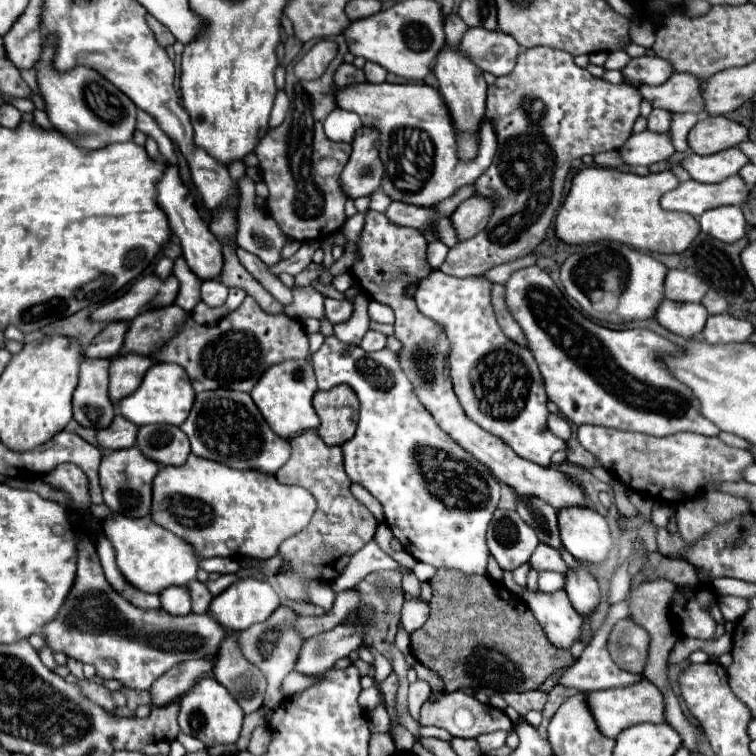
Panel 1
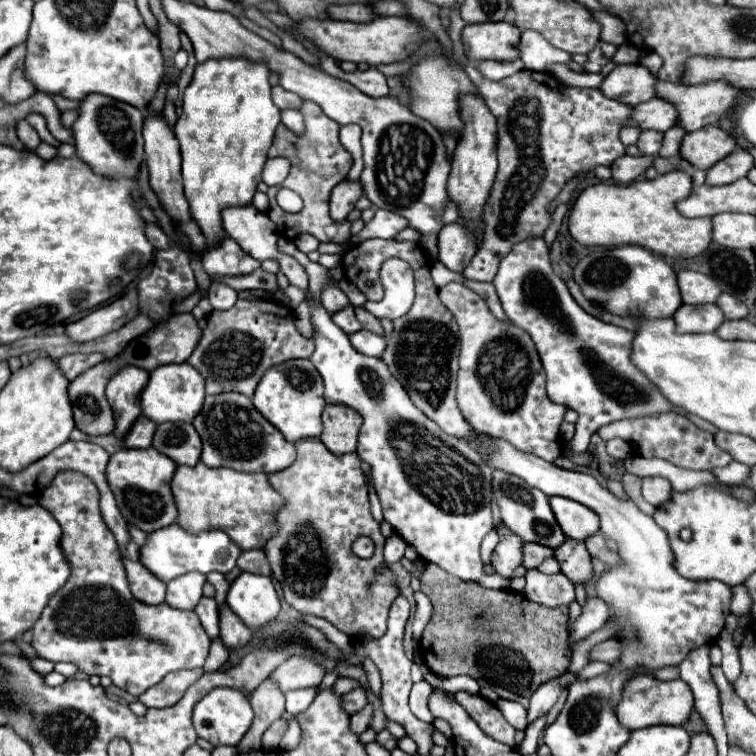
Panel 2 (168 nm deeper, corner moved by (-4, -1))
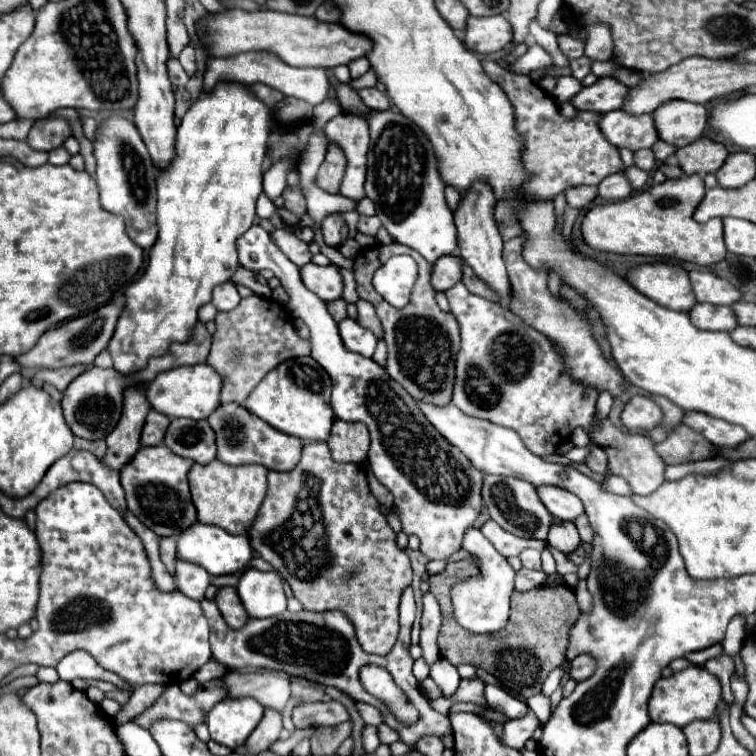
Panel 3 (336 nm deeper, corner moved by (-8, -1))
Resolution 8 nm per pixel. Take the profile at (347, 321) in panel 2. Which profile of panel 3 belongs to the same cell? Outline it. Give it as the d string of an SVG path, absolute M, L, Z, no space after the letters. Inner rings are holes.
M336 299L332 303L326 303L328 313L334 317L334 321L342 321L346 317L346 301L344 299Z

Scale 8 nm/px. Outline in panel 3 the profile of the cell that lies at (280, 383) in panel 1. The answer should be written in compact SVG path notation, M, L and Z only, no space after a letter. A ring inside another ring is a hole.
M294 357L274 367L260 381L258 387L248 395L244 407L282 433L308 441L326 441L330 435L330 427L336 419L328 399L330 399L328 373L312 357Z

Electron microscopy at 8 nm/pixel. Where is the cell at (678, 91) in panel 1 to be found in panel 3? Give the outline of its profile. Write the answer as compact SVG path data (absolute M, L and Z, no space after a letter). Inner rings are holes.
M610 111L600 115L598 127L602 135L616 149L630 149L636 153L638 149L650 149L656 141L656 129L652 115L626 115L624 111Z

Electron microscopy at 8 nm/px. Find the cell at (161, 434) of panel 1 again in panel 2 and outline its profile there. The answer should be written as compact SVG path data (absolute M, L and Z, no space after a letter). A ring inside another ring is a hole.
M162 423L156 429L152 447L168 455L178 465L196 465L202 453L202 443L190 423Z

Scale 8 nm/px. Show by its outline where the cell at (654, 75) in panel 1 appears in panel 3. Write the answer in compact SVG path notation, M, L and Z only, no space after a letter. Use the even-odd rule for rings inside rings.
M602 77L602 79L598 79L598 83L578 91L570 99L570 105L578 111L608 113L608 111L616 111L616 109L622 107L626 93L628 93L626 85L618 83L616 79Z

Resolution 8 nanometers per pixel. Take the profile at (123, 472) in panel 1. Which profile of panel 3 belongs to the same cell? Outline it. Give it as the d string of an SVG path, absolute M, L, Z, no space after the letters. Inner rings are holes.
M156 445L142 447L124 471L120 471L128 509L160 537L176 537L196 523L196 507L188 491L188 471L192 465L192 459L180 459L180 455L168 451L168 447Z

